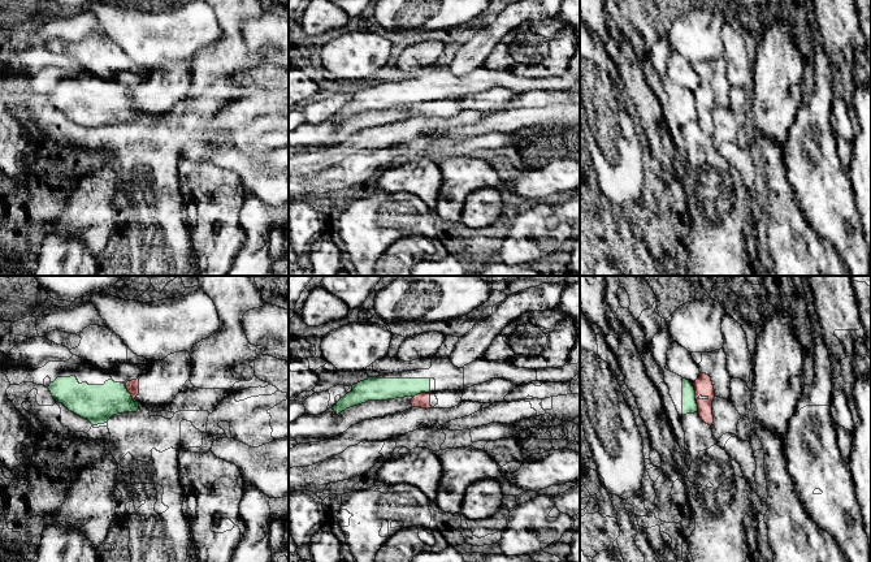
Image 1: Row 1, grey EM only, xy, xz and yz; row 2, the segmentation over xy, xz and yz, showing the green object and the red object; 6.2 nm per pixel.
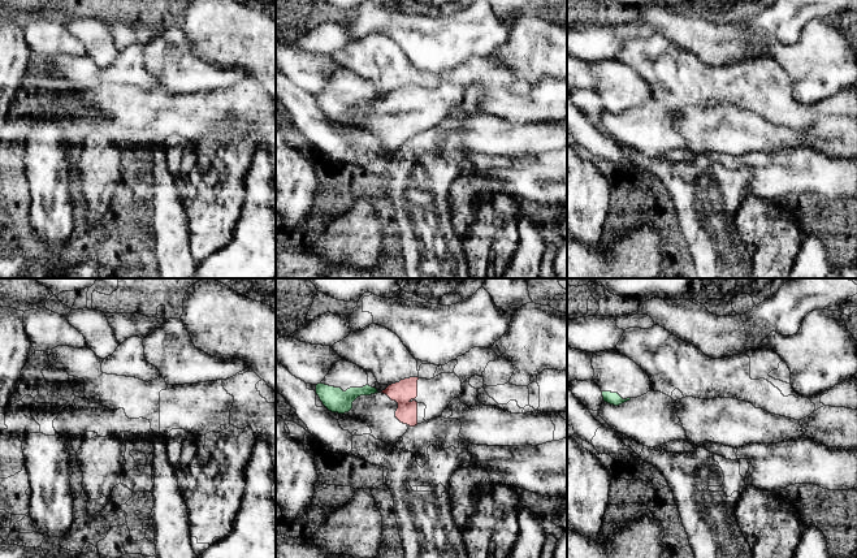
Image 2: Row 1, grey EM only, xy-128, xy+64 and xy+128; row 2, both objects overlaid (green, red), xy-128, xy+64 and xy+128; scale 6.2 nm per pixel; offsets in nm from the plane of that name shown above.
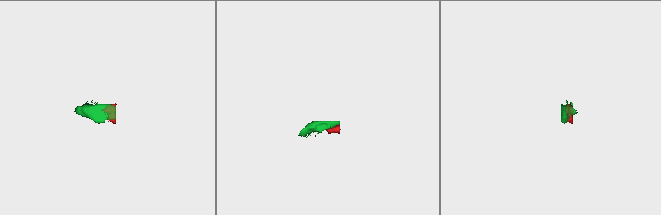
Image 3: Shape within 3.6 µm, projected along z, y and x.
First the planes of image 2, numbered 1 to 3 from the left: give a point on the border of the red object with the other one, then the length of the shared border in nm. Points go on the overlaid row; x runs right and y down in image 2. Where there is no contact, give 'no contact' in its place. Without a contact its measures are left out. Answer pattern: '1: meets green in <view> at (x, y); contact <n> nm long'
1: no contact
2: no contact
3: no contact

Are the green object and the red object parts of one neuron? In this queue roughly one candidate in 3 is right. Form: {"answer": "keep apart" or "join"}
{"answer": "keep apart"}

